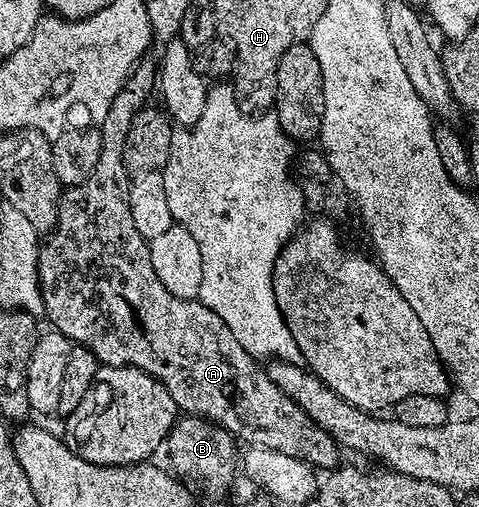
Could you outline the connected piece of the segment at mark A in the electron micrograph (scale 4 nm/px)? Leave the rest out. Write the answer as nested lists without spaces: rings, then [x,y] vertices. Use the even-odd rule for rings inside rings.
[[[147,55],[135,65],[134,70],[126,78],[126,82],[122,84],[122,89],[116,95],[116,99],[112,99],[112,103],[108,107],[108,115],[104,115],[104,119],[100,123],[102,130],[100,160],[96,162],[96,168],[92,171],[92,175],[88,175],[88,179],[84,179],[84,183],[69,186],[62,196],[58,198],[58,221],[38,250],[38,282],[42,288],[44,317],[47,317],[54,324],[51,326],[57,332],[65,335],[74,345],[82,345],[88,351],[92,351],[92,355],[96,355],[96,359],[102,365],[128,365],[131,369],[144,371],[149,377],[159,381],[168,391],[168,395],[172,395],[172,399],[178,404],[179,410],[183,414],[205,417],[207,421],[213,421],[214,424],[219,425],[222,429],[234,434],[239,442],[247,441],[245,443],[247,446],[280,451],[284,455],[302,458],[315,470],[326,469],[325,471],[333,471],[339,468],[340,465],[340,461],[338,461],[338,453],[340,453],[338,442],[330,437],[328,431],[322,430],[297,403],[269,378],[267,370],[259,364],[251,353],[244,351],[244,347],[240,347],[240,342],[236,339],[236,335],[232,335],[232,331],[228,331],[224,319],[220,319],[220,315],[216,315],[216,311],[212,311],[202,301],[197,299],[189,301],[188,299],[180,299],[176,295],[172,295],[172,291],[168,291],[168,287],[164,287],[164,283],[160,283],[160,278],[156,275],[156,271],[152,271],[152,259],[150,258],[150,246],[147,238],[142,237],[140,231],[136,231],[136,223],[132,223],[132,211],[130,210],[130,183],[132,177],[127,170],[126,160],[124,159],[124,143],[128,143],[128,127],[132,127],[132,119],[149,102],[146,100],[150,97],[150,88],[152,90],[155,88],[158,79],[159,62],[155,58],[153,61],[152,57]]]

